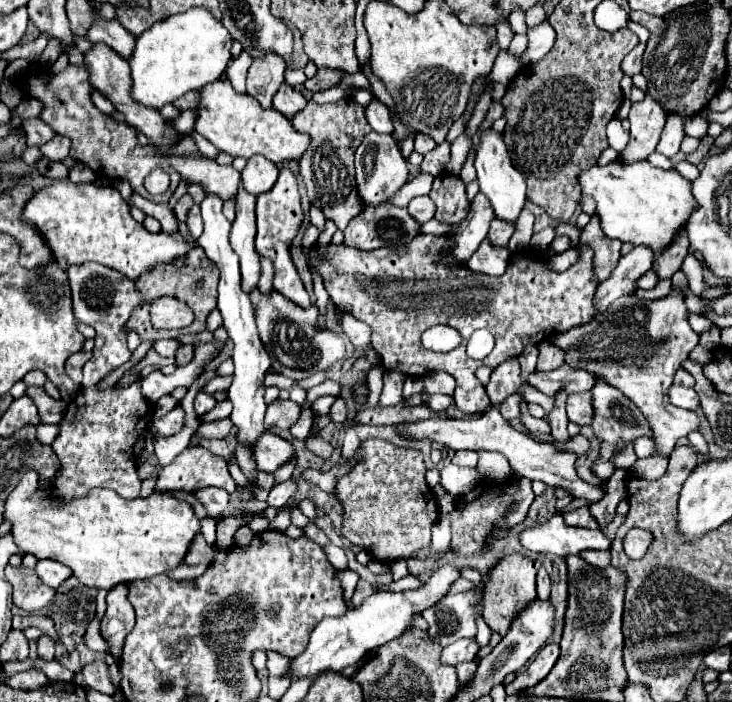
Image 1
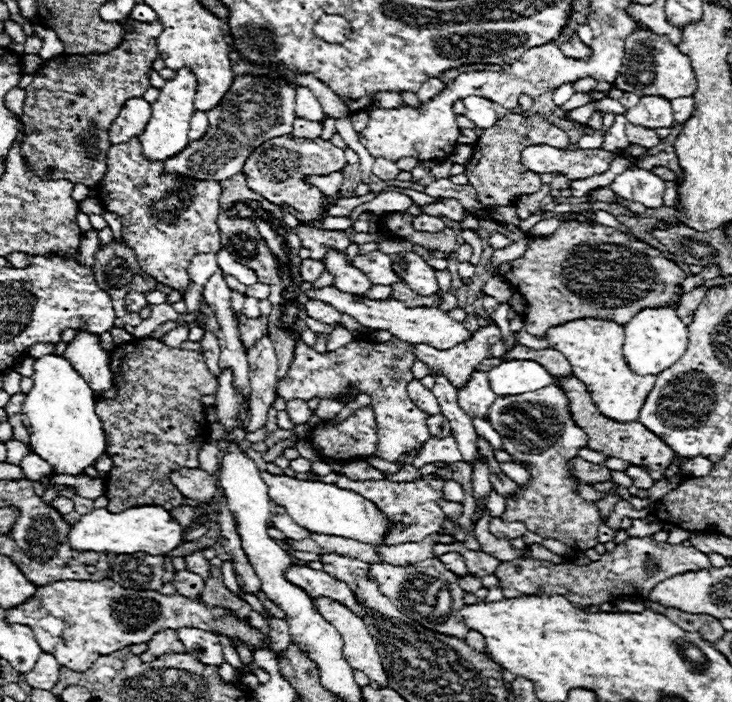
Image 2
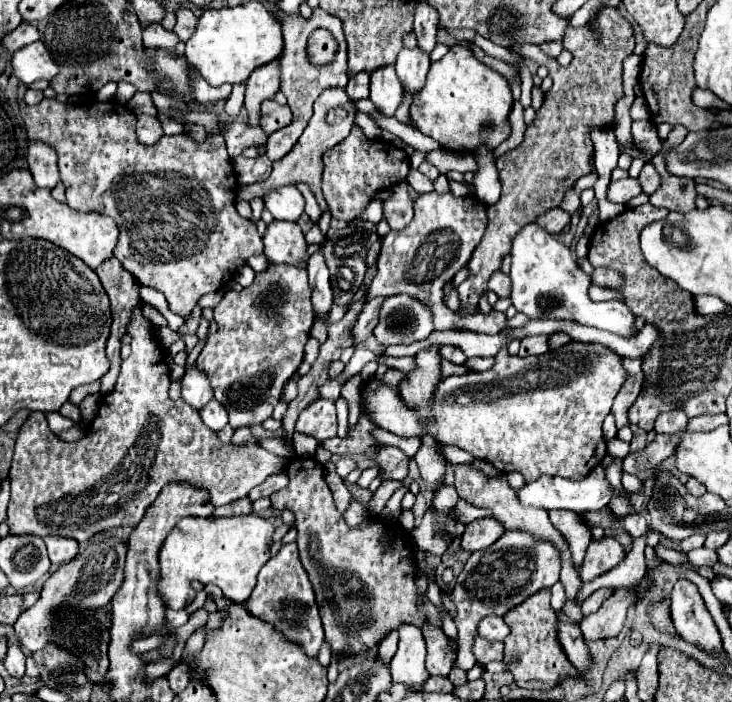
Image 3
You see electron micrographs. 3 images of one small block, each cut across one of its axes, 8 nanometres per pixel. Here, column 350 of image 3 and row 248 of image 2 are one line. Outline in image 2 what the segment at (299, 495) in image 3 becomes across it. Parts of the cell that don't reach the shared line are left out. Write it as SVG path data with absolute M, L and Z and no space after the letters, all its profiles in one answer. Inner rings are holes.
M570 220L548 240L532 240L526 252L512 260L512 270L504 276L514 292L526 298L524 330L544 338L552 326L580 318L600 318L628 324L644 308L666 308L682 296L686 272L664 258L664 254L646 242L620 230ZM600 244L612 244L612 252L598 250Z

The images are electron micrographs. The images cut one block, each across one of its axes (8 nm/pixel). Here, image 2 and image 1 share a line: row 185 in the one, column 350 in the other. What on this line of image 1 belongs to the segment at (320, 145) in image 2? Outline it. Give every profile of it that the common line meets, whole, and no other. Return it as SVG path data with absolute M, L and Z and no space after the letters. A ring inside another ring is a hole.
M418 234L406 248L402 250L392 250L392 248L378 248L378 250L358 250L350 248L346 244L334 244L330 242L326 248L320 248L320 244L314 244L308 250L308 266L310 270L318 270L324 288L330 296L330 300L346 308L354 318L366 322L372 328L372 346L380 356L380 362L386 370L396 370L406 376L422 376L432 370L446 370L454 380L456 380L456 390L454 390L454 402L464 414L474 414L474 412L484 412L490 406L488 394L484 386L478 382L474 376L478 366L498 366L510 358L516 358L526 344L538 344L552 334L560 334L562 330L570 330L582 322L590 322L594 316L592 308L592 298L596 292L596 282L592 278L592 250L588 246L580 246L582 256L580 260L570 266L566 272L554 272L546 266L544 258L534 254L532 250L512 254L510 266L500 278L490 278L488 274L474 274L466 266L450 266L446 264L446 258L450 256L450 242L452 234ZM434 324L448 324L460 330L462 342L456 350L448 354L436 354L426 350L420 344L420 334L434 326ZM486 328L494 334L496 346L494 350L484 358L484 360L472 360L466 354L466 344L468 338L474 330Z

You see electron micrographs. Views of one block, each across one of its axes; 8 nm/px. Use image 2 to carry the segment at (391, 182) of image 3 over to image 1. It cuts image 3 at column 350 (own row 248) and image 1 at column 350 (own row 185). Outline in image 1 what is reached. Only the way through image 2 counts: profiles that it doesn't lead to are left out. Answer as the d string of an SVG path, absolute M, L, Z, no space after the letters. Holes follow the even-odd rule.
M342 98L324 106L310 100L308 106L292 118L292 126L298 132L312 136L312 144L300 160L300 176L306 184L308 198L316 208L324 212L326 218L334 220L334 224L344 230L346 224L360 212L352 160L354 150L362 144L362 138L372 132L370 124L366 122L366 112L352 98Z

